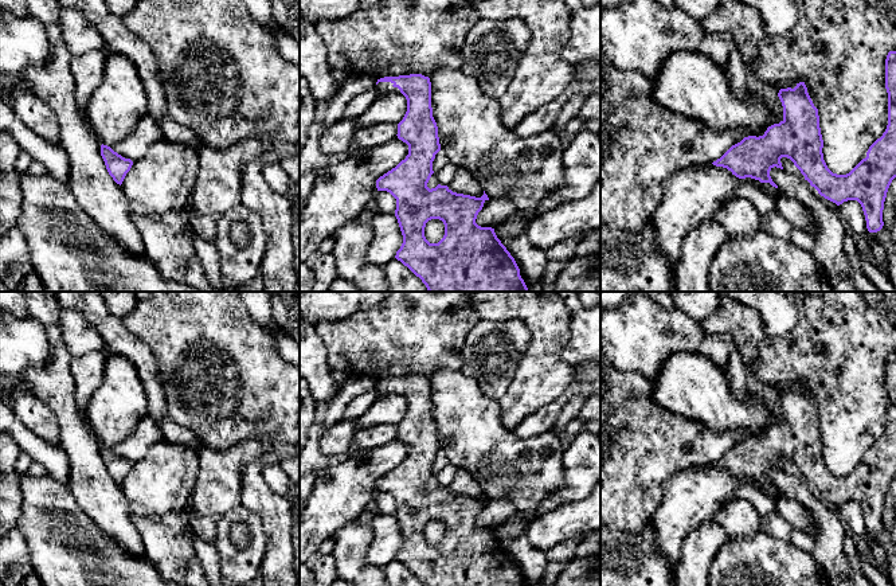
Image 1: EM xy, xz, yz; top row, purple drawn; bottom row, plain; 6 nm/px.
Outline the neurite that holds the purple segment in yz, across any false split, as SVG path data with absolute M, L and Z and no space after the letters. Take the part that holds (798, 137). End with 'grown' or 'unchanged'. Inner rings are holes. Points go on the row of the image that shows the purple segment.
M889 51L885 59L885 89L888 93L888 125L885 132L880 138L877 138L868 149L866 157L862 159L849 173L837 175L833 173L825 160L823 160L823 140L819 128L819 116L818 109L814 106L805 82L797 83L794 89L780 89L778 97L783 106L783 120L779 124L774 124L767 128L763 136L748 136L744 137L740 142L732 145L720 159L713 161L712 164L716 167L727 168L739 179L751 177L759 180L760 183L770 183L772 187L778 188L778 185L772 181L770 176L770 171L776 167L783 169L780 159L790 159L794 165L801 171L805 176L805 180L814 187L821 196L836 203L837 206L842 204L848 200L857 200L864 211L866 228L869 233L877 233L883 228L883 210L884 202L887 198L888 188L892 180L896 177L896 51Z; unchanged

